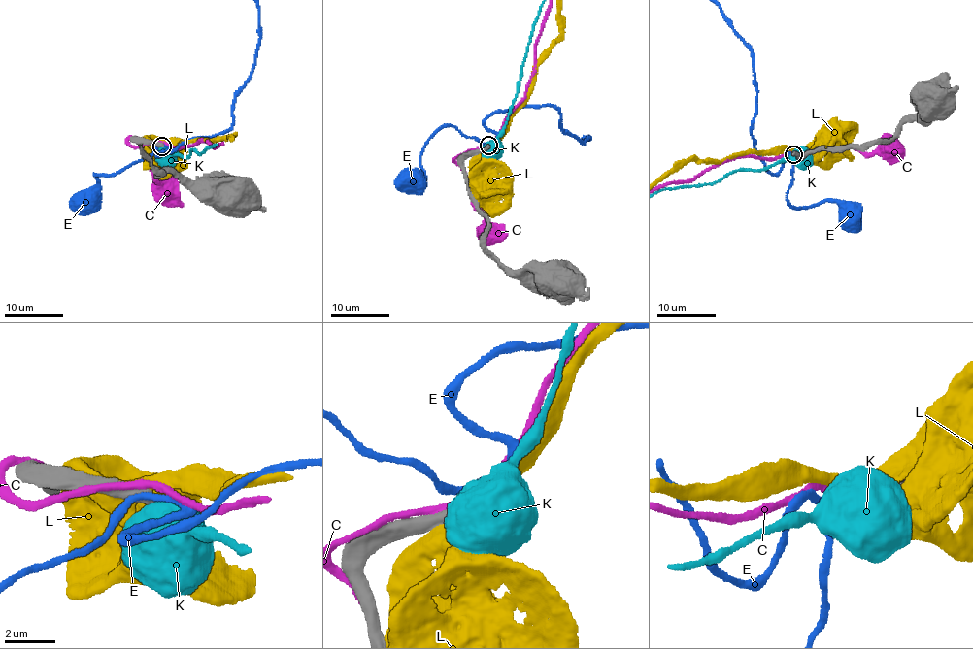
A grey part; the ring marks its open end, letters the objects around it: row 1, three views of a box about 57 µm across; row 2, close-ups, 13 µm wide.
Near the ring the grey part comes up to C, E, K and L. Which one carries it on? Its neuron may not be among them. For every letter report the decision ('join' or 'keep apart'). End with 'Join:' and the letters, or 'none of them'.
C: keep apart
E: keep apart
K: keep apart
L: keep apart
Join: none of them

